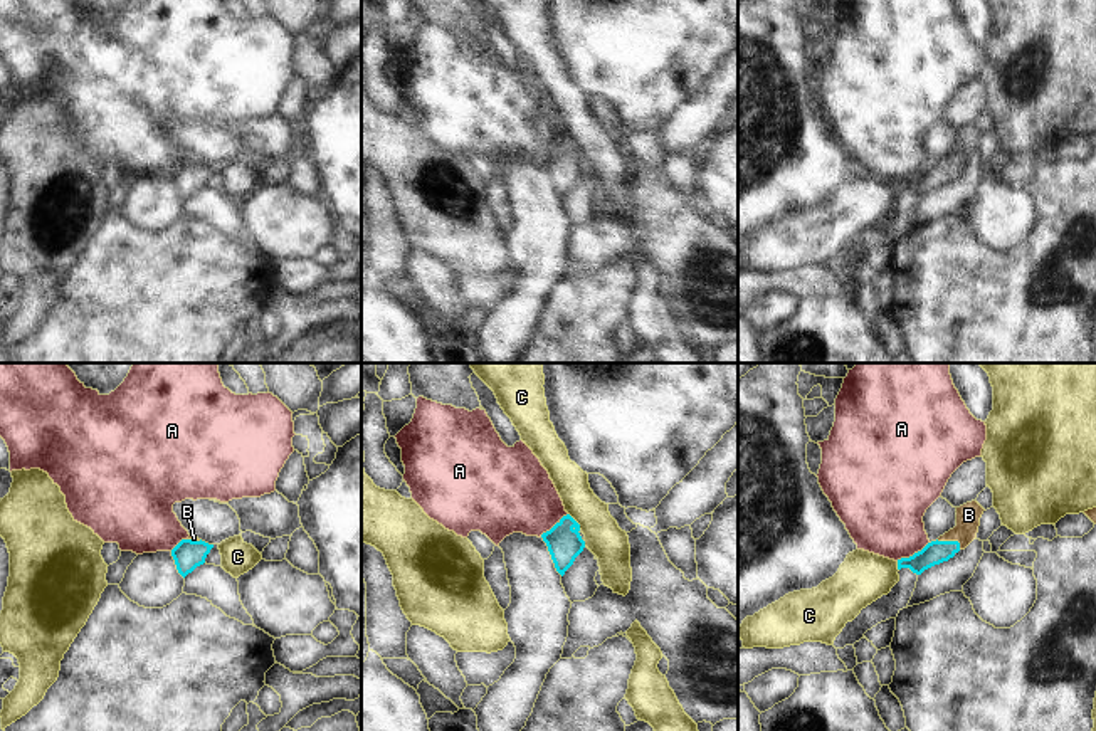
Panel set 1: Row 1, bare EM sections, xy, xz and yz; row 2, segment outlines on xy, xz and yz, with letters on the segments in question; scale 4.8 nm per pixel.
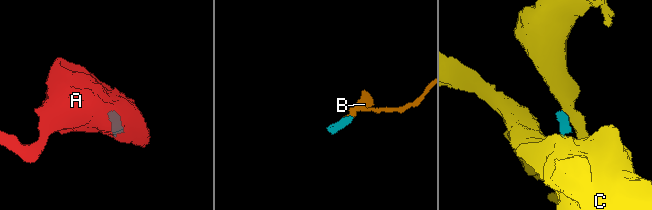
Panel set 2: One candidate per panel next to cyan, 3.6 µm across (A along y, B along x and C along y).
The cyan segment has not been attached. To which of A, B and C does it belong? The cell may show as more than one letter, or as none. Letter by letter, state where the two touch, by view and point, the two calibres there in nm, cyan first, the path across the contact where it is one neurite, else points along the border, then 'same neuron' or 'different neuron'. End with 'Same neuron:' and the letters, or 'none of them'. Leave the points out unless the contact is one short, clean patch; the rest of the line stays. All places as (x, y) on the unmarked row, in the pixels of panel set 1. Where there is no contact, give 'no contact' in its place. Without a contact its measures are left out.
A: yz (913, 178) | 110/380 nm | along yz (928, 165), (911, 178), (896, 184) | different neuron
B: yz (950, 165) | 110/120 nm | across yz (937, 175), (950, 165), (967, 148), (969, 138) | same neuron
C: xz (575, 145) | 160/180 nm | along xz (569, 136), (580, 152) | different neuron
Same neuron: B

